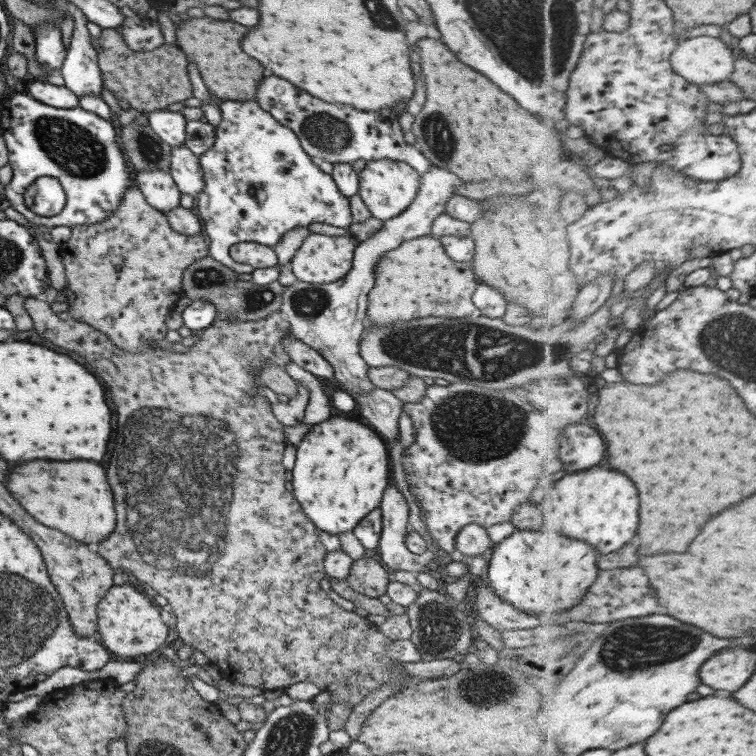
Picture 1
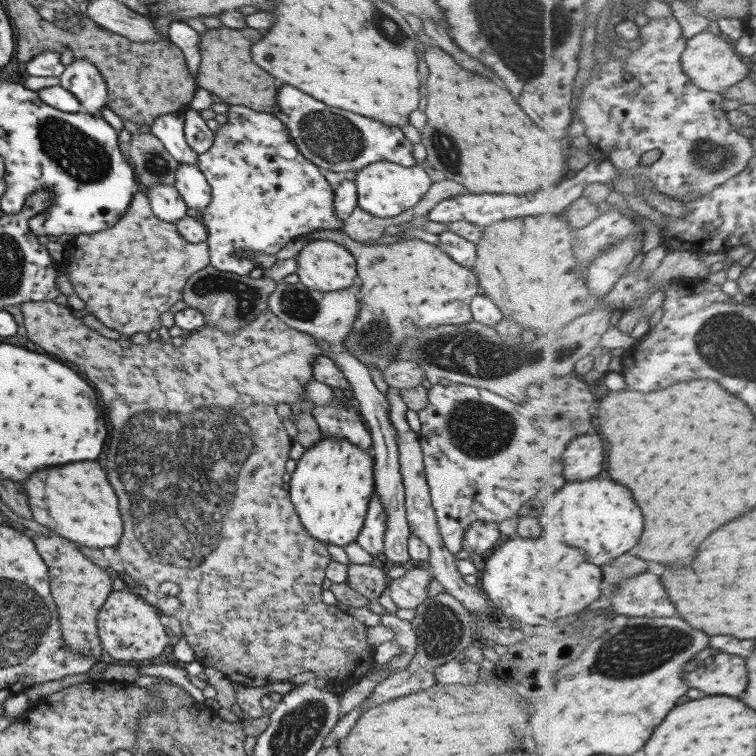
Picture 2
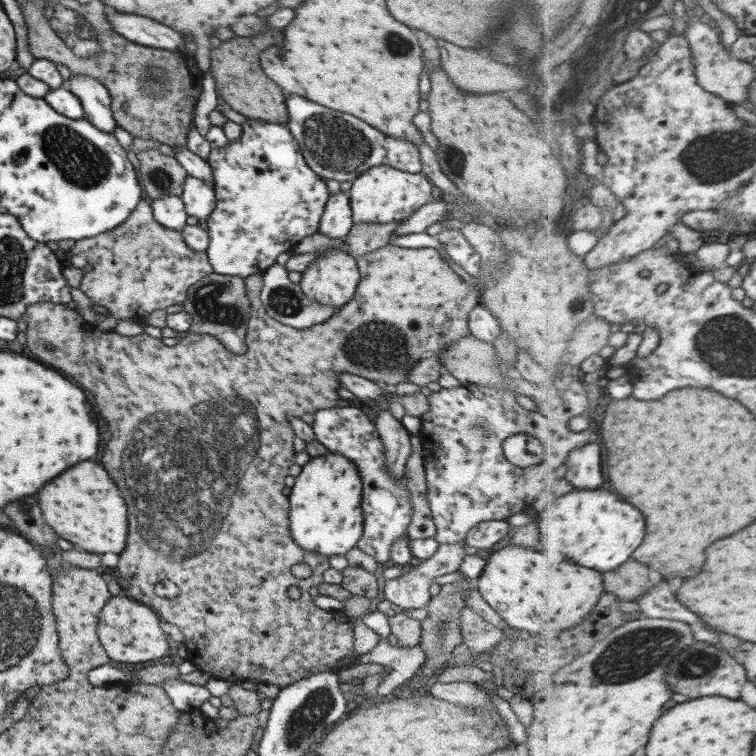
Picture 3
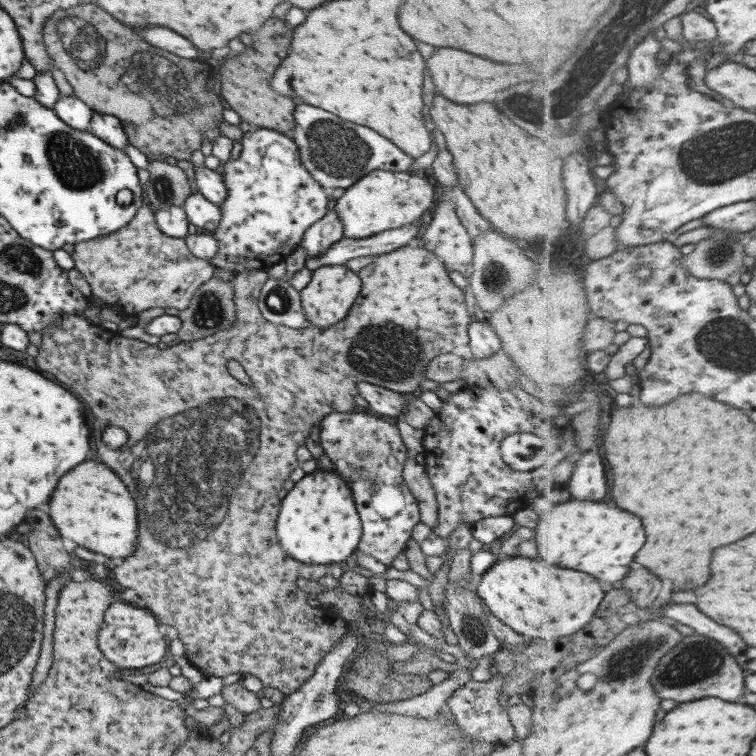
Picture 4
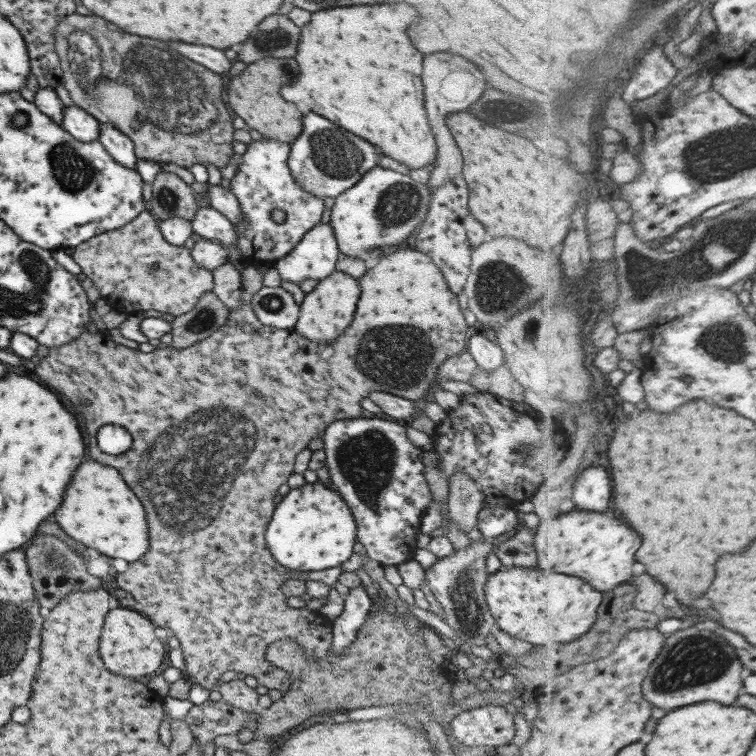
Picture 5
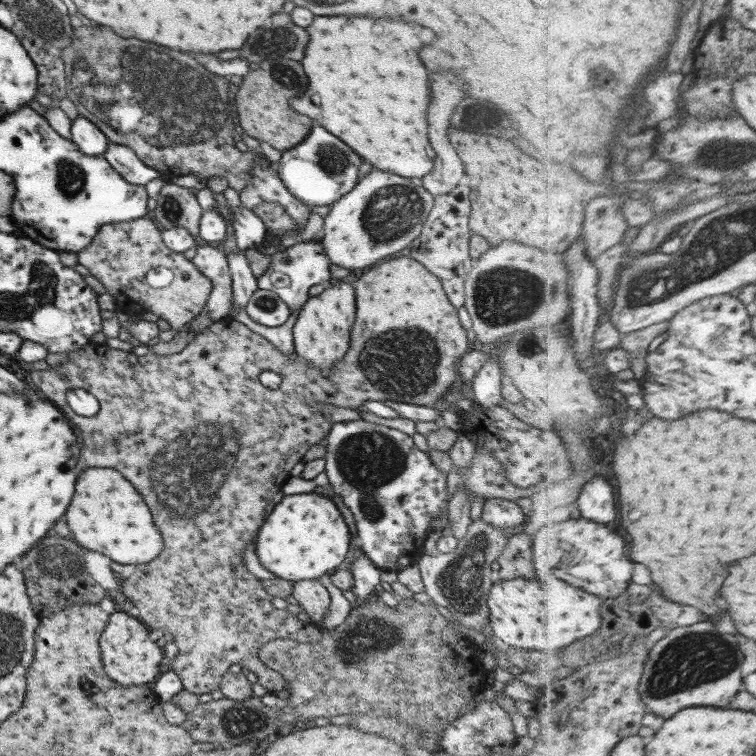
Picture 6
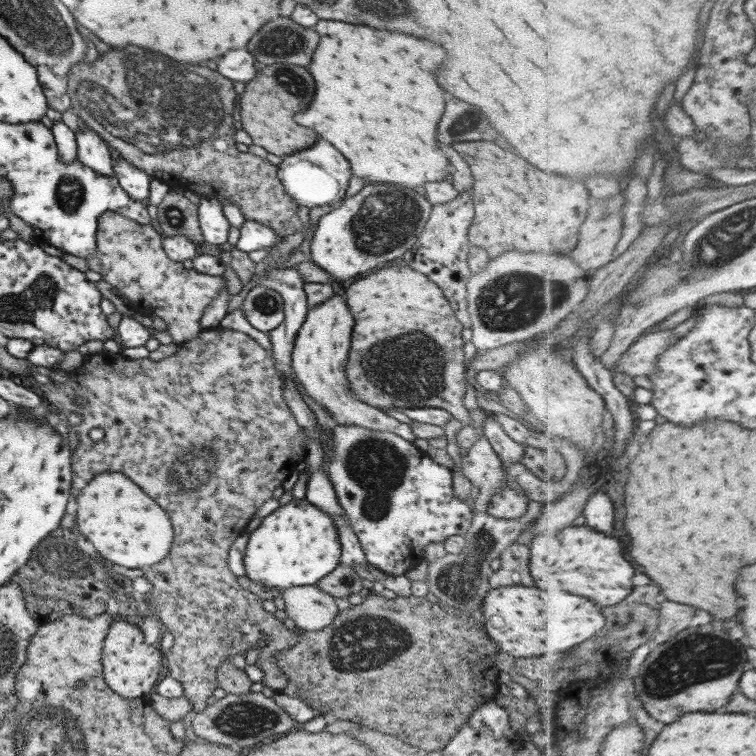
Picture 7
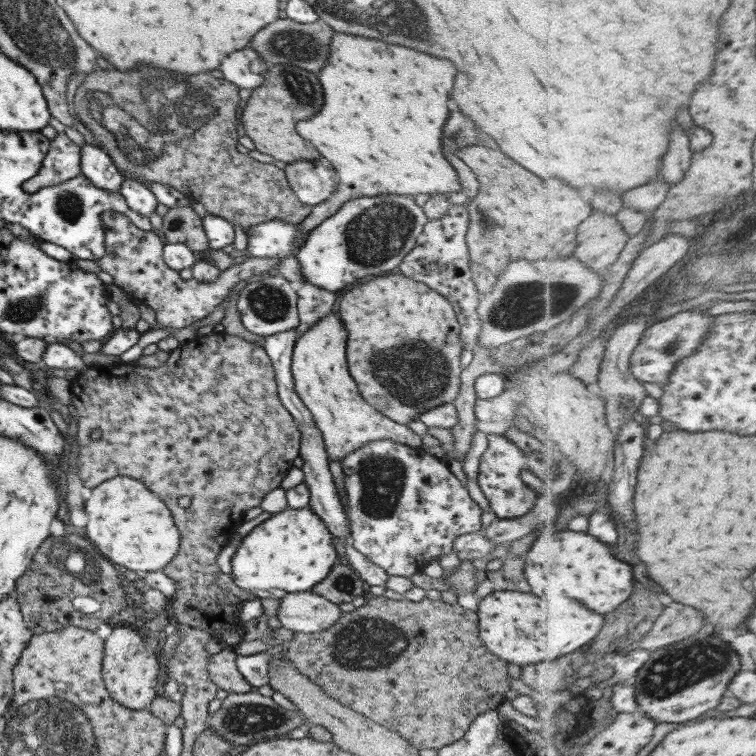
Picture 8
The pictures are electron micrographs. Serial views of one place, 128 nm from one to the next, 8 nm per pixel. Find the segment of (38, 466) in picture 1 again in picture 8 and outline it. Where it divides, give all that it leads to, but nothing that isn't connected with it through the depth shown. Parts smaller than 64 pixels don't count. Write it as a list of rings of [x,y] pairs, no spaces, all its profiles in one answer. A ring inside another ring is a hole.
[[[109,478],[95,486],[83,502],[87,514],[85,534],[89,542],[113,564],[129,571],[161,571],[179,548],[179,532],[169,510],[141,482],[134,478]]]

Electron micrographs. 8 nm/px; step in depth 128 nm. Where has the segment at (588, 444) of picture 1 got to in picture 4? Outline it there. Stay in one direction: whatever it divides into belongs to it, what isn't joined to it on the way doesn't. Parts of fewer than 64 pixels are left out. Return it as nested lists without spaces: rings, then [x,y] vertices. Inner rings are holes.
[[[587,452],[579,457],[571,480],[563,489],[562,495],[575,500],[603,500],[609,492],[603,460],[597,452]]]

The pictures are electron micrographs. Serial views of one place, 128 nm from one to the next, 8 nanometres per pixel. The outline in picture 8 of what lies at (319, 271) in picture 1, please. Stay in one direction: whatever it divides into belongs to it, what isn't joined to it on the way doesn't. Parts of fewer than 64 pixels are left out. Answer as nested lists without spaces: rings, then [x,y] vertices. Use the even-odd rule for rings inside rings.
[[[333,313],[326,314],[296,338],[290,360],[293,390],[323,438],[325,460],[341,462],[349,452],[377,440],[393,440],[404,446],[420,448],[420,436],[413,434],[407,426],[393,422],[361,398],[348,373],[345,338],[347,333],[341,320]]]

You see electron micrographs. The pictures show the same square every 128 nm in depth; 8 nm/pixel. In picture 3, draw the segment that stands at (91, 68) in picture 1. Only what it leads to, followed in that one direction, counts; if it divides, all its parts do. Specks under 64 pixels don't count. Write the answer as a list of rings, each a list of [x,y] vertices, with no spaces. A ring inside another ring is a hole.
[[[69,76],[69,88],[81,103],[83,117],[96,129],[113,133],[117,126],[111,117],[107,90],[89,76]]]

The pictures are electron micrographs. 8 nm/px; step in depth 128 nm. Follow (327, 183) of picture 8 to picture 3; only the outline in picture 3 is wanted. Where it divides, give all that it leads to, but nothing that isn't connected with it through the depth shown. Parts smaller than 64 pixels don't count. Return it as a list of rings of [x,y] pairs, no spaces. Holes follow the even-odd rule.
[[[287,96],[284,100],[287,120],[285,126],[295,139],[299,150],[312,171],[323,180],[352,181],[364,170],[387,165],[408,173],[419,173],[421,163],[417,147],[408,140],[383,134],[366,122],[327,110],[299,96]]]

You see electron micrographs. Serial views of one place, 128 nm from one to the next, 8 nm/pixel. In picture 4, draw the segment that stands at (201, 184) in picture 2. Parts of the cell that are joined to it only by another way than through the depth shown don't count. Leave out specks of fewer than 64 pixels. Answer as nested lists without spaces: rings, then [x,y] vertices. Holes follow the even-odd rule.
[[[191,191],[185,197],[181,207],[188,223],[203,230],[212,231],[221,220],[218,206],[206,199],[199,191]]]

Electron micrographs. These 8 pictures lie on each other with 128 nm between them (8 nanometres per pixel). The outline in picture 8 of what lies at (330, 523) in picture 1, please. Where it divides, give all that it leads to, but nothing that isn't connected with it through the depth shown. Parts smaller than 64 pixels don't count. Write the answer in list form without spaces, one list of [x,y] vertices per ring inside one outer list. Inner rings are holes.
[[[305,507],[285,508],[280,513],[271,515],[257,524],[241,539],[230,561],[230,574],[233,582],[258,600],[260,598],[280,599],[288,592],[309,591],[312,586],[321,582],[331,568],[337,564],[331,538],[332,535],[326,529],[324,522],[309,509]]]

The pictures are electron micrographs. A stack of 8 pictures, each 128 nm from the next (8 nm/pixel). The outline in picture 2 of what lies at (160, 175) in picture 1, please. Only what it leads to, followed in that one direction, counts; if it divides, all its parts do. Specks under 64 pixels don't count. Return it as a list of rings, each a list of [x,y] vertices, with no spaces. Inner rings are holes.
[[[156,184],[144,187],[152,214],[163,222],[175,224],[187,212],[182,196],[173,185]]]

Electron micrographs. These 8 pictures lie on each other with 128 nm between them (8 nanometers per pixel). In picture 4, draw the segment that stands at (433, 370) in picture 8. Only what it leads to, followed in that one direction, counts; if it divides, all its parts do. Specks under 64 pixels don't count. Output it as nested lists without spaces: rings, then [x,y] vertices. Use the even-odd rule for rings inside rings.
[[[413,244],[400,246],[380,255],[373,256],[369,264],[363,266],[356,272],[361,280],[361,292],[355,297],[353,304],[347,314],[338,320],[334,325],[320,329],[309,325],[302,329],[289,328],[276,325],[263,318],[257,308],[258,294],[262,284],[266,281],[267,271],[245,270],[236,273],[232,281],[233,300],[236,306],[236,321],[231,328],[219,330],[211,336],[198,338],[189,342],[174,342],[167,348],[159,349],[135,338],[127,338],[111,330],[104,329],[99,324],[92,324],[81,315],[67,313],[52,327],[43,329],[41,341],[37,346],[37,355],[34,363],[39,370],[59,380],[61,386],[67,386],[81,402],[85,394],[85,404],[91,414],[91,440],[93,446],[97,448],[97,458],[113,470],[121,482],[127,486],[131,498],[137,502],[137,546],[131,556],[123,559],[117,567],[113,567],[115,582],[127,590],[135,590],[138,598],[135,598],[135,607],[142,607],[143,610],[151,611],[160,624],[173,626],[178,632],[178,639],[184,644],[184,657],[191,663],[204,678],[219,677],[227,674],[253,674],[263,684],[277,688],[284,695],[298,689],[302,682],[305,682],[321,662],[321,659],[346,635],[346,622],[337,617],[337,614],[328,612],[326,608],[313,608],[307,604],[305,599],[307,593],[297,590],[295,579],[301,576],[303,580],[315,581],[325,575],[323,564],[301,564],[283,554],[277,538],[275,538],[275,522],[279,512],[279,498],[277,492],[281,490],[285,479],[289,478],[290,472],[299,467],[295,457],[295,451],[299,446],[305,446],[305,438],[309,436],[311,427],[319,426],[321,419],[326,414],[352,412],[353,396],[357,394],[356,382],[368,382],[375,386],[388,388],[393,392],[398,392],[406,397],[416,395],[419,382],[424,378],[424,367],[434,357],[443,353],[451,352],[455,346],[461,346],[468,342],[466,333],[469,320],[465,302],[463,302],[463,292],[449,278],[439,262],[436,254],[429,252],[423,247],[416,247]],[[389,340],[389,342],[385,342]],[[228,360],[236,360],[246,372],[251,386],[241,384],[233,376],[229,375],[225,364]],[[167,416],[167,418],[165,418]],[[105,426],[117,426],[127,432],[127,442],[121,450],[109,450],[101,442],[101,432]],[[133,442],[133,444],[131,444]],[[131,444],[131,446],[129,446]],[[129,446],[129,448],[127,448]],[[149,482],[149,486],[147,486]],[[149,488],[149,490],[147,490]],[[149,496],[149,498],[147,498]],[[149,502],[149,510],[147,510]],[[229,502],[229,504],[227,504]],[[229,506],[229,508],[227,508]],[[211,532],[211,534],[209,534]],[[209,534],[209,536],[207,536]],[[207,536],[207,538],[205,538]],[[281,552],[281,560],[279,560]],[[287,592],[297,593],[296,599],[289,599]]]

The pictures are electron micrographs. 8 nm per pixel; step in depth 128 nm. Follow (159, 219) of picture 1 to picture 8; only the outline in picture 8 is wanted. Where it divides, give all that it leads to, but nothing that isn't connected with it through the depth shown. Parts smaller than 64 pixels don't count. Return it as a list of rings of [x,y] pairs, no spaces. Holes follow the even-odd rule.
[[[333,31],[329,41],[329,58],[323,64],[323,68],[319,69],[319,74],[316,75],[317,80],[323,84],[323,106],[321,110],[310,116],[309,118],[300,120],[295,123],[296,131],[305,139],[311,142],[311,144],[318,150],[320,156],[323,156],[325,160],[328,160],[335,169],[336,174],[336,189],[327,200],[320,202],[317,205],[313,205],[309,214],[303,218],[303,221],[298,224],[298,230],[302,237],[298,242],[298,246],[303,244],[306,236],[317,227],[325,218],[332,216],[339,207],[348,200],[357,197],[375,196],[380,194],[394,194],[405,195],[413,197],[416,194],[428,194],[435,193],[447,194],[447,192],[457,192],[459,190],[459,182],[457,182],[457,174],[455,170],[449,166],[449,162],[441,156],[441,126],[447,118],[447,100],[449,100],[449,90],[451,90],[451,82],[453,82],[453,76],[455,76],[455,68],[449,60],[445,58],[435,58],[435,56],[429,56],[429,54],[423,54],[423,52],[417,52],[417,50],[411,50],[411,48],[405,48],[405,46],[395,46],[395,44],[385,44],[381,40],[371,40],[371,38],[361,38],[361,36],[351,36],[351,34],[345,34],[344,32]],[[103,211],[101,227],[104,230],[105,252],[96,260],[99,270],[112,276],[112,284],[123,290],[131,303],[149,306],[154,310],[159,326],[185,328],[191,322],[205,318],[226,298],[229,290],[239,280],[244,280],[251,274],[271,273],[274,266],[281,261],[277,257],[249,257],[242,263],[223,269],[211,282],[197,282],[193,277],[183,280],[176,270],[163,262],[161,242],[153,230],[141,230],[133,226],[123,214],[112,211]]]

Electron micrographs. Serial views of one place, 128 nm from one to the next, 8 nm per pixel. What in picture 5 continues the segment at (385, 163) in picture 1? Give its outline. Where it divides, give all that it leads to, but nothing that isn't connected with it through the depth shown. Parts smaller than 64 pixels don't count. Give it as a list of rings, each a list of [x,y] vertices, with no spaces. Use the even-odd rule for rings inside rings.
[[[378,165],[367,170],[351,188],[334,197],[334,203],[330,208],[328,226],[333,231],[341,259],[361,260],[359,258],[363,254],[373,249],[387,246],[401,247],[415,227],[419,227],[424,220],[430,203],[431,191],[427,184],[416,182],[409,175],[403,175]]]

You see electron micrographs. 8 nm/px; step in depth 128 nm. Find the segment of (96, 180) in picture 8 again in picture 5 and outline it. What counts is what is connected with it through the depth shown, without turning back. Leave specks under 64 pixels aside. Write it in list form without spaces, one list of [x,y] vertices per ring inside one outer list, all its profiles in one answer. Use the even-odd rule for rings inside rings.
[[[75,104],[62,108],[60,126],[78,141],[97,141],[98,120]]]

